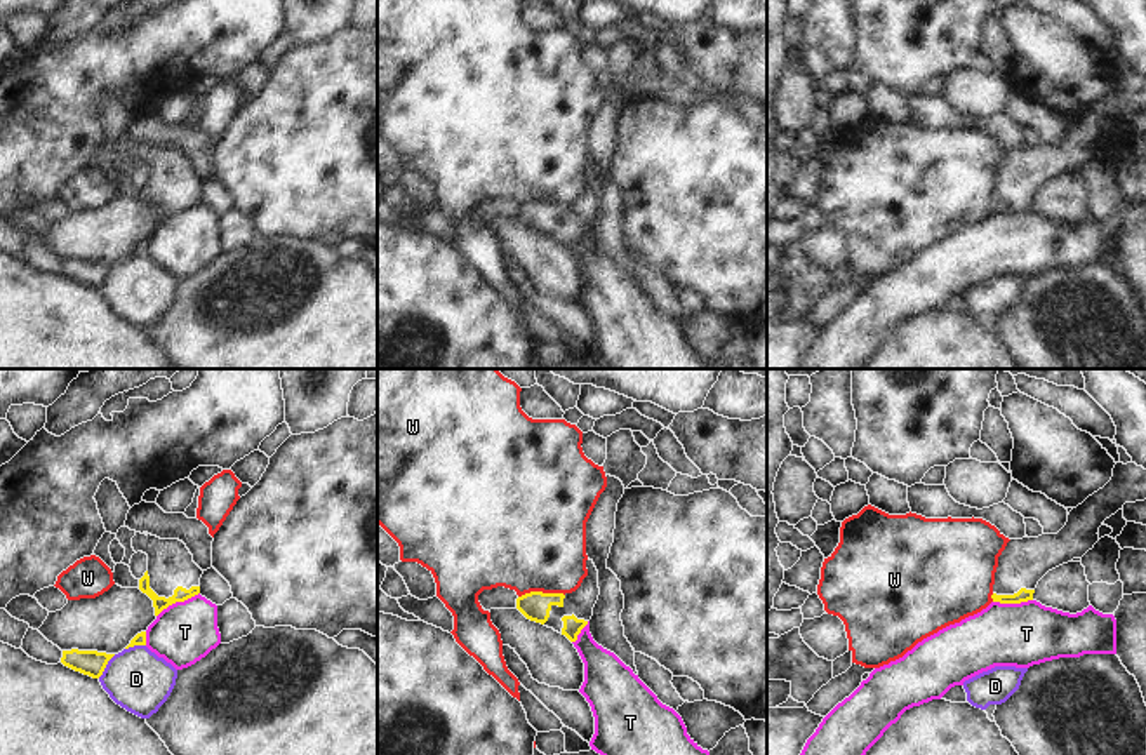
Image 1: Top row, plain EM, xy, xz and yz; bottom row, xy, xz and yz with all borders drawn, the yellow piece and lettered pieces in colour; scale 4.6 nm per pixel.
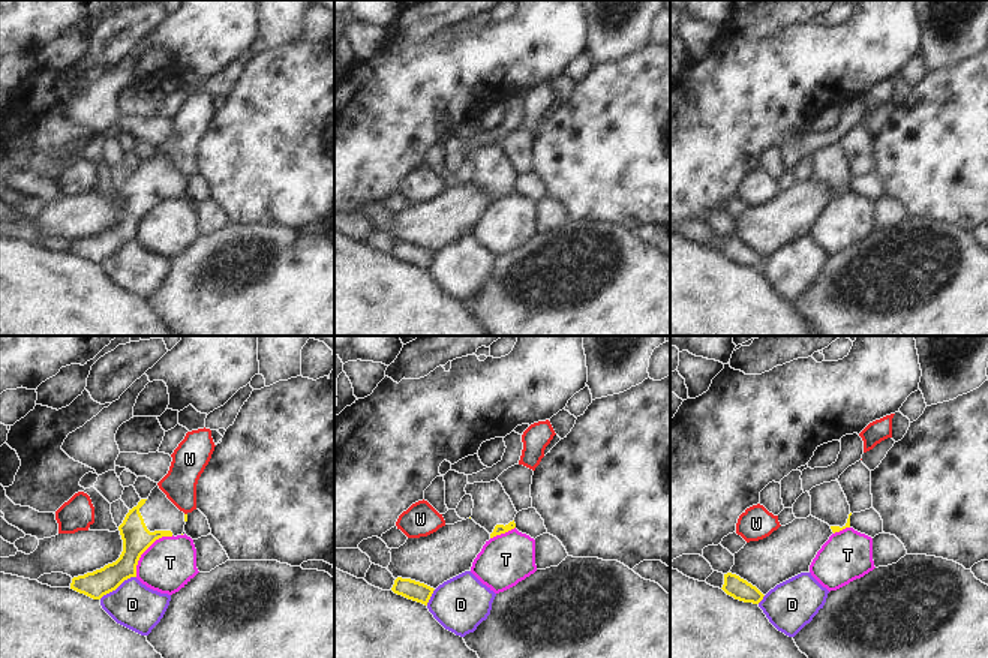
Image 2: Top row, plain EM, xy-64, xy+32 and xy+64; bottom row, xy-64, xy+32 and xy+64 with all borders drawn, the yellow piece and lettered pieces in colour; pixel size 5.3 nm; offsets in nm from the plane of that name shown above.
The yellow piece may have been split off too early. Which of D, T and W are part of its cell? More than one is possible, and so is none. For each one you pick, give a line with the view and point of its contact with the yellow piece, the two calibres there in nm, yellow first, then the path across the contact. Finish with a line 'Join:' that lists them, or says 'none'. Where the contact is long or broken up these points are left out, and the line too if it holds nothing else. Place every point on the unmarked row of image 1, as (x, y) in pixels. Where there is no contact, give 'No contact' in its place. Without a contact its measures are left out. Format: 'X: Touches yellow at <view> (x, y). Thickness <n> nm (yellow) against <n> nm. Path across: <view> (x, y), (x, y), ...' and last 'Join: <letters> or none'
Join: none

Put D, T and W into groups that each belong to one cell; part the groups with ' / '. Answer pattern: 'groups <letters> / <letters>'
groups D / T / W

